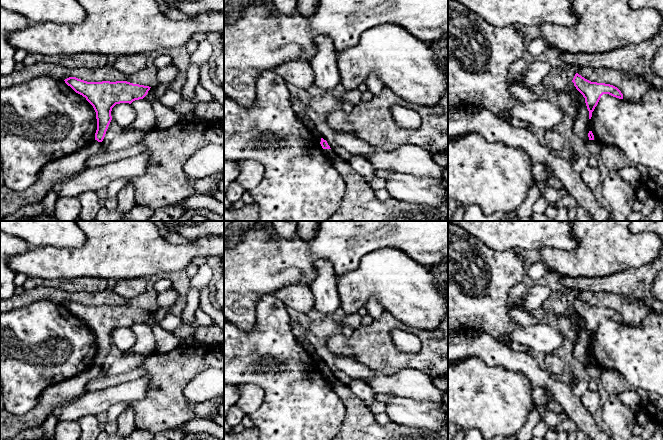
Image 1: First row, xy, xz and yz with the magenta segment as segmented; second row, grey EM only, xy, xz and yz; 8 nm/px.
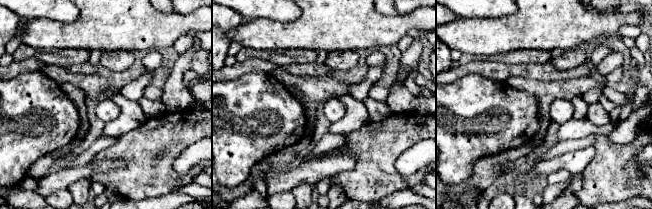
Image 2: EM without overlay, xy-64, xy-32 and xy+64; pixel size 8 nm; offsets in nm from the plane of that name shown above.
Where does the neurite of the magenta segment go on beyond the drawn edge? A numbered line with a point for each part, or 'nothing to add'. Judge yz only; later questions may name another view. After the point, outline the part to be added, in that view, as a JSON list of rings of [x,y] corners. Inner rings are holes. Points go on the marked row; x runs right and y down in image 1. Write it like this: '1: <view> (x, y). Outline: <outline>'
nothing to add

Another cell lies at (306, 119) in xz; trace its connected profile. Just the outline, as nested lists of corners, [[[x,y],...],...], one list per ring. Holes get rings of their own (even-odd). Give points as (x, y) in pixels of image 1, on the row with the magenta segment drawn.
[[[296,113],[297,114],[297,117],[298,119],[304,123],[304,125],[310,130],[312,131],[313,129],[313,121],[312,119],[310,118],[309,115],[303,115],[303,114],[300,114],[300,113]]]

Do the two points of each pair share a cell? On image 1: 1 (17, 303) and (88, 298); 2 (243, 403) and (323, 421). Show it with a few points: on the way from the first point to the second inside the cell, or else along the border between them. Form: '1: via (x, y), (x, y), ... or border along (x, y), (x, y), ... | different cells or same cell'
1: via (35, 294), (53, 294), (59, 297), (70, 297) | same cell
2: border along (256, 384), (264, 392), (264, 401), (249, 415) | different cells

